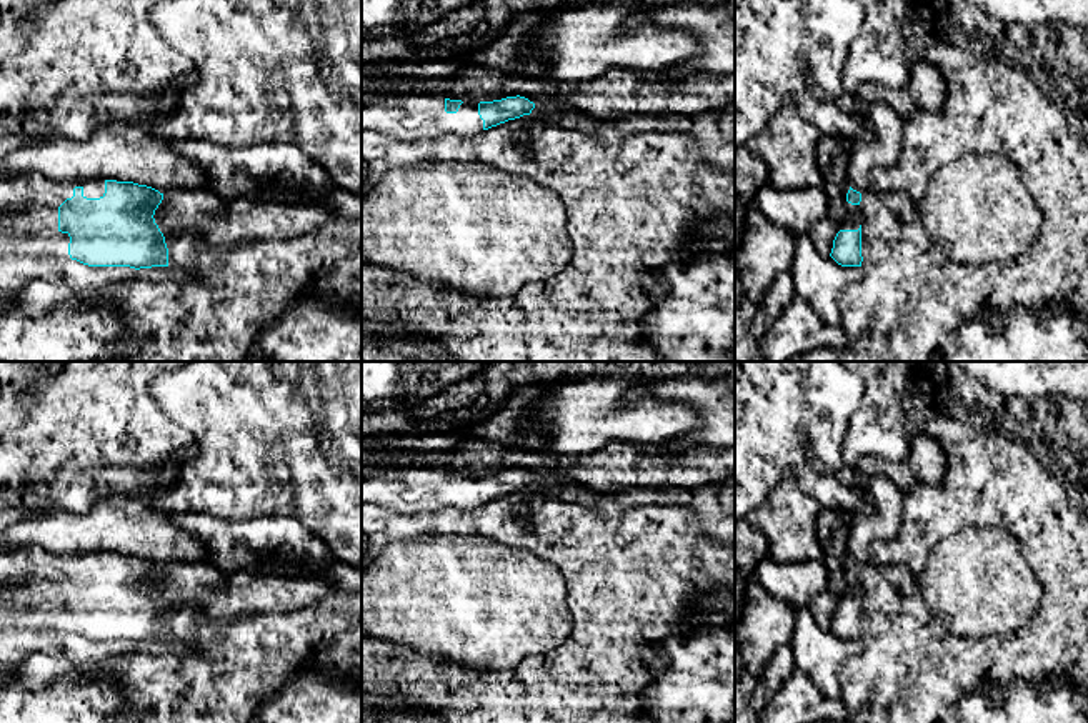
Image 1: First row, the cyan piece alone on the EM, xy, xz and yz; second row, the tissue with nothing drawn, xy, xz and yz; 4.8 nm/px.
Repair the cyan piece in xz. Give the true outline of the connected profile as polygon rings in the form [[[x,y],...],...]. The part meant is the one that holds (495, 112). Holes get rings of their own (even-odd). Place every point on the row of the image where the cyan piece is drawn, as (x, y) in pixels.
[[[407,97],[390,105],[362,105],[362,130],[377,132],[397,140],[430,140],[445,133],[475,135],[508,120],[530,115],[537,108],[543,115],[585,115],[565,102],[533,103],[525,97],[507,97],[493,102],[462,102],[442,97]]]

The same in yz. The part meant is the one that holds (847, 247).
[[[850,187],[846,193],[846,218],[833,240],[830,257],[841,267],[861,267],[861,193]]]

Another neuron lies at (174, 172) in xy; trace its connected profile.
[[[142,118],[103,123],[87,140],[43,130],[40,138],[28,140],[0,158],[2,178],[12,178],[20,173],[38,173],[53,182],[133,182],[152,187],[160,193],[173,188],[207,188],[207,178],[202,168],[170,150],[168,142],[160,140],[152,132],[148,120]]]

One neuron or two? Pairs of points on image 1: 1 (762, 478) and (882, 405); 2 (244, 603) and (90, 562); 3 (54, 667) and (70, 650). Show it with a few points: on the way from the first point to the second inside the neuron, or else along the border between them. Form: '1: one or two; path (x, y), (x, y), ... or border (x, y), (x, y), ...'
1: two; border (863, 388), (863, 398), (842, 445), (840, 463)
2: one; path (205, 593), (160, 595), (157, 592), (129, 592)
3: one; path (57, 663), (67, 653)

